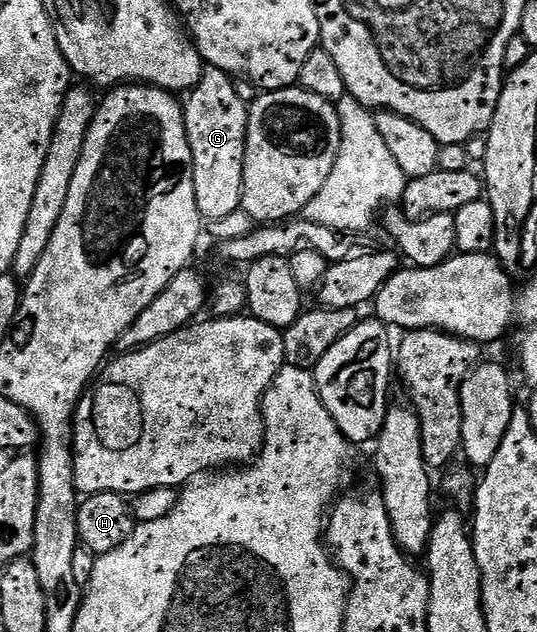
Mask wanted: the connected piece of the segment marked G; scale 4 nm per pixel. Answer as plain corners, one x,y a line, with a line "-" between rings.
207,67
199,84
182,100
185,129
193,149
193,189
197,193
197,209
207,221
228,217
243,205
249,103
239,96
235,86
237,83
232,76
216,67

